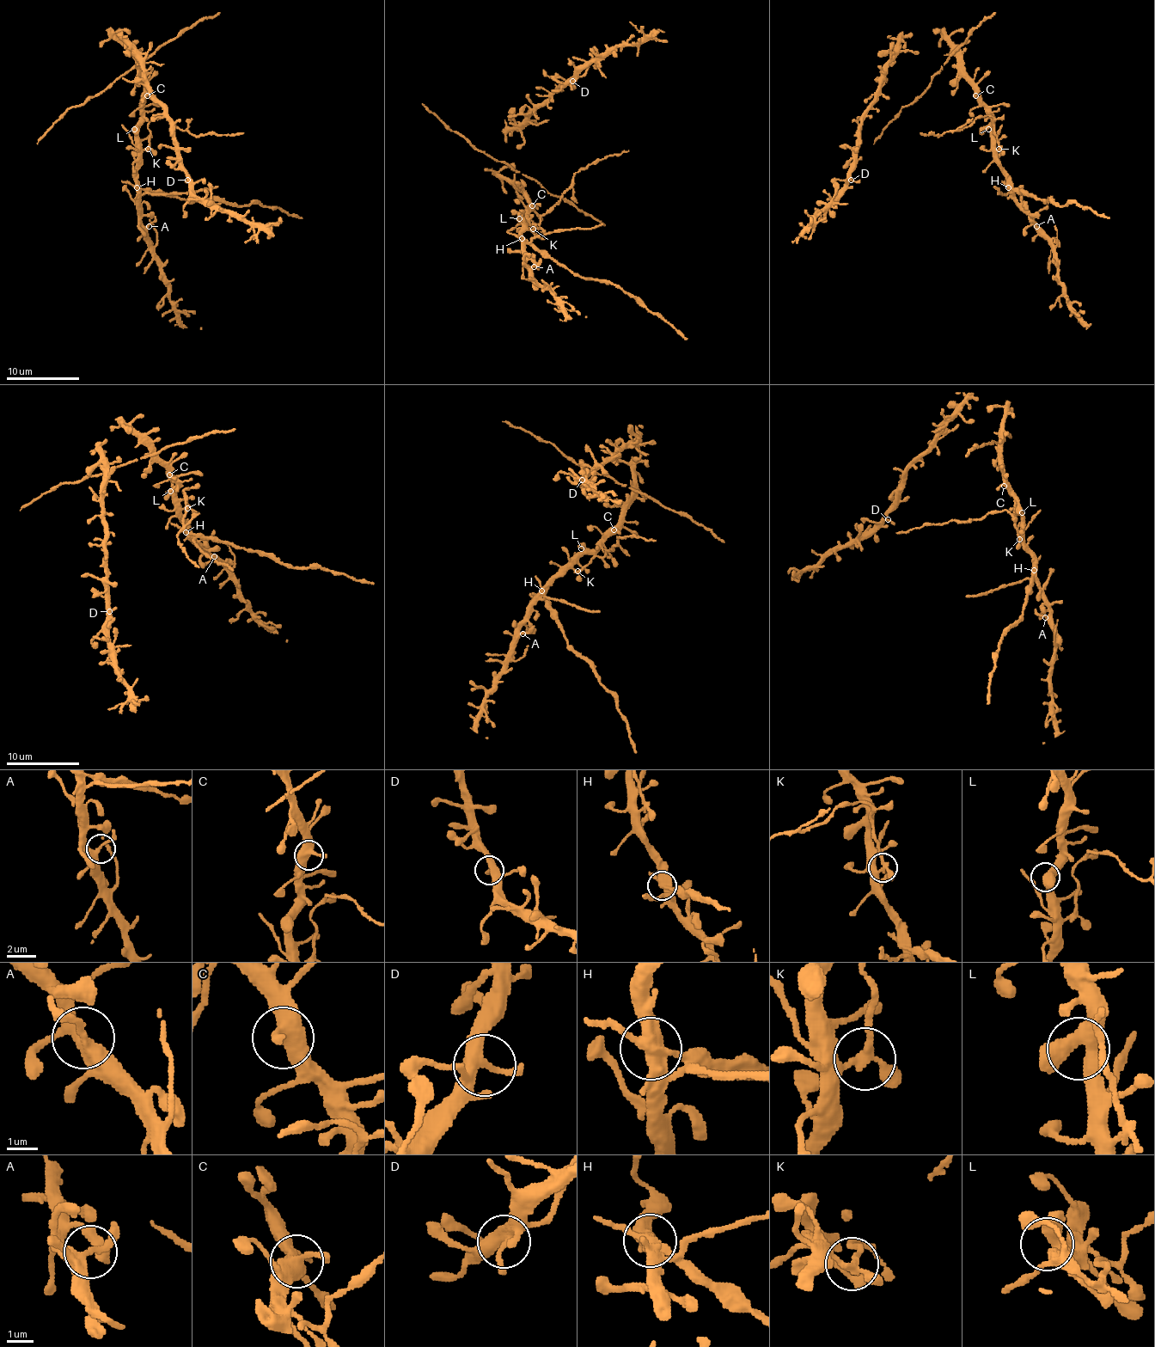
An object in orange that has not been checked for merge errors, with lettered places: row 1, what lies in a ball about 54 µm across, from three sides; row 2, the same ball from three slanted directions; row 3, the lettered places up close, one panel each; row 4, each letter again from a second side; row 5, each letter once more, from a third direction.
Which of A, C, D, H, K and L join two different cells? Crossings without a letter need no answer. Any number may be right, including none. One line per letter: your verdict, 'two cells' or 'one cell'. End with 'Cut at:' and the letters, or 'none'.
A: one cell
C: one cell
D: one cell
H: two cells
K: two cells
L: one cell
Cut at: H, K

